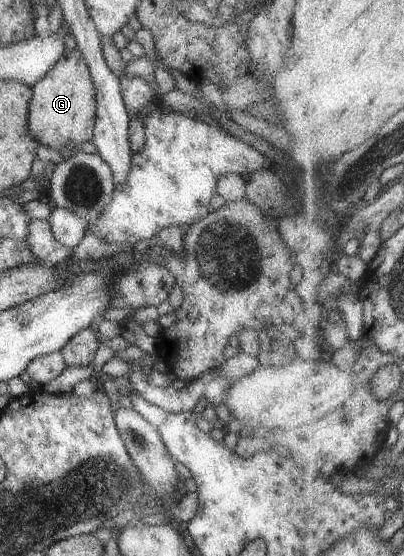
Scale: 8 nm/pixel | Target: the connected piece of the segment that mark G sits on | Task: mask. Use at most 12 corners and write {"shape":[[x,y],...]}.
{"shape":[[62,50],[31,89],[28,135],[55,151],[91,139],[95,89]]}

